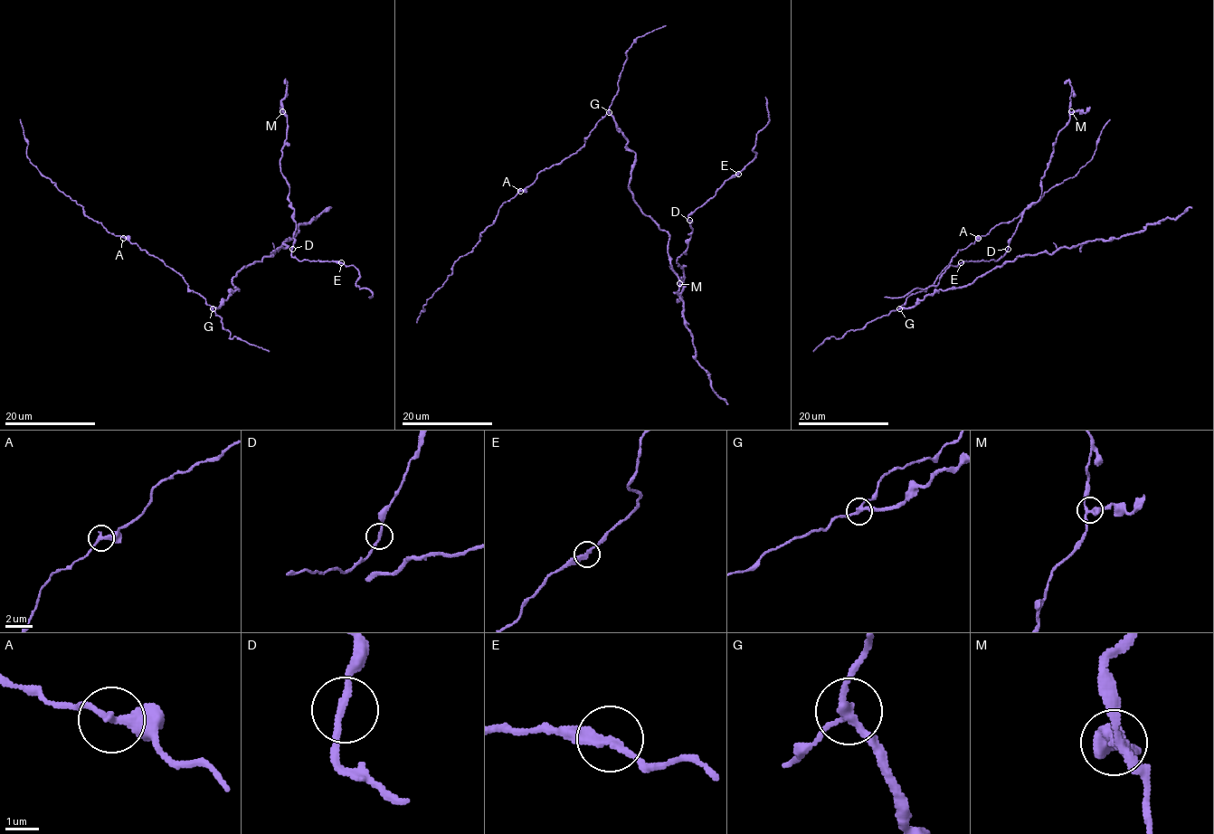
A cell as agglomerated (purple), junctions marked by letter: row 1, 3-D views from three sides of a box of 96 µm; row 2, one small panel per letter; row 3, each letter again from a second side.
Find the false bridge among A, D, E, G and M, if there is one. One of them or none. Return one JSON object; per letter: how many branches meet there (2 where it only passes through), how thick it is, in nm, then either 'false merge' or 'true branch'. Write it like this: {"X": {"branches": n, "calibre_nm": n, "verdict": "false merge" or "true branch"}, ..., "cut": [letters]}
{"A": {"branches": 2, "calibre_nm": 280, "verdict": "true branch"}, "D": {"branches": 2, "calibre_nm": 190, "verdict": "true branch"}, "E": {"branches": 2, "calibre_nm": 260, "verdict": "true branch"}, "G": {"branches": 3, "calibre_nm": 200, "verdict": "false merge"}, "M": {"branches": 3, "calibre_nm": 260, "verdict": "true branch"}, "cut": ["G"]}

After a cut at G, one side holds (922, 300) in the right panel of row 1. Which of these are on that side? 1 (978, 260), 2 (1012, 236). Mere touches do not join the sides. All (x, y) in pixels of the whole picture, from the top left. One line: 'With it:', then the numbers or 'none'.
With it: none

